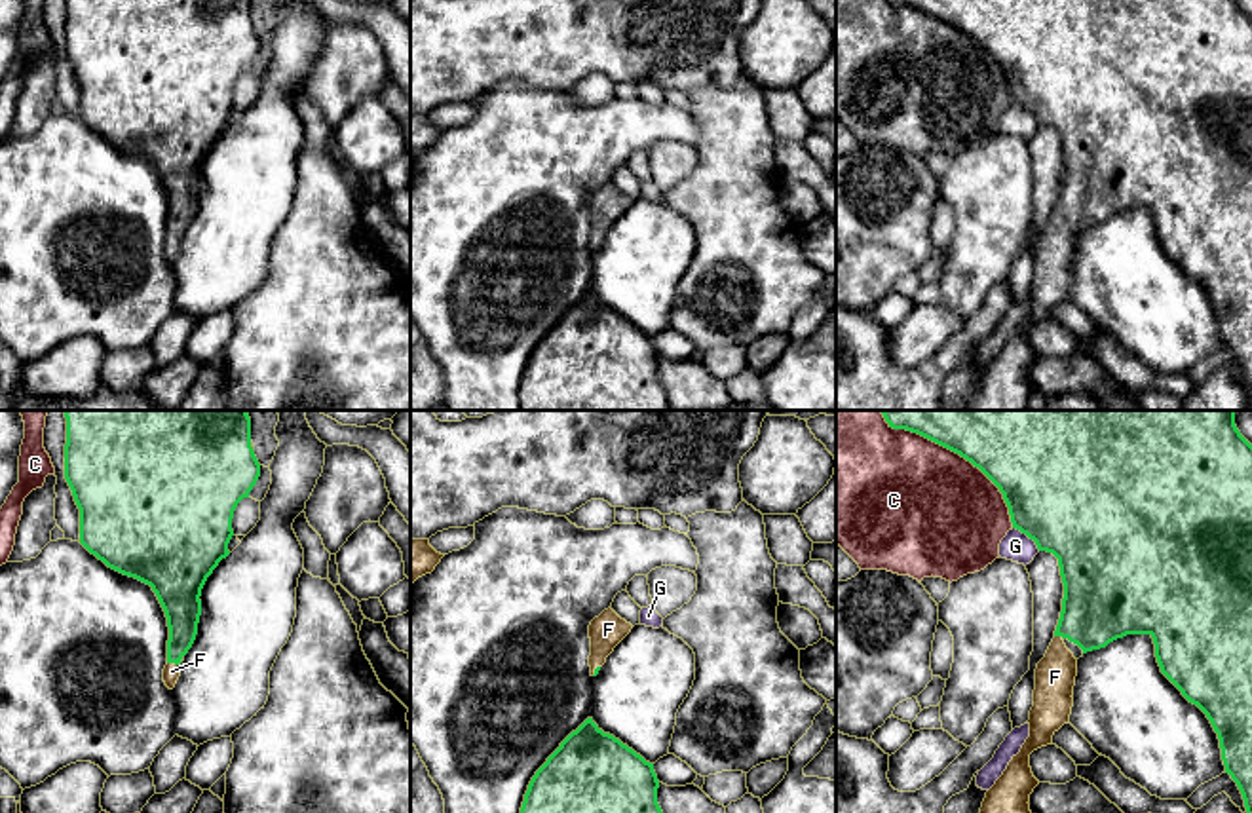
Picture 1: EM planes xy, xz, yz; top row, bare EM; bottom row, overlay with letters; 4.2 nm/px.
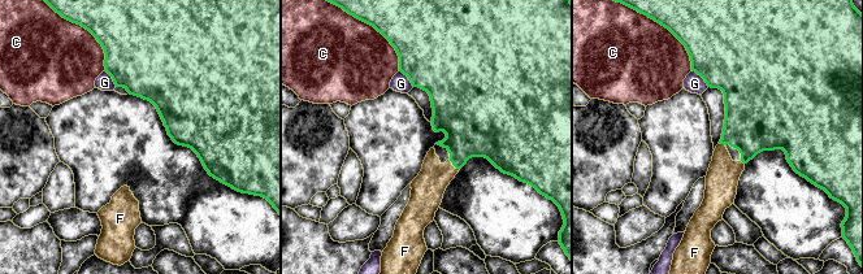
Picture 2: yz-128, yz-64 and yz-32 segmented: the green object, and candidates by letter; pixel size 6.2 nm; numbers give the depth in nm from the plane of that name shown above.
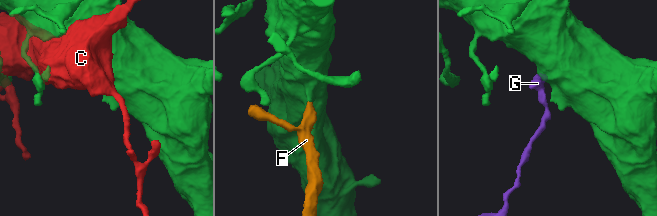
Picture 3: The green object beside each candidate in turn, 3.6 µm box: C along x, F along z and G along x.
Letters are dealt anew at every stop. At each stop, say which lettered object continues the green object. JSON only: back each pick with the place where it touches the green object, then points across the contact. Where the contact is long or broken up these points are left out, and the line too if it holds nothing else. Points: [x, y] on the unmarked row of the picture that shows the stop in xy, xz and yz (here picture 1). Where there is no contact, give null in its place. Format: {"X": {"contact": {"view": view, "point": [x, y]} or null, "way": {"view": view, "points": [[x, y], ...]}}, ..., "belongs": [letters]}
{"F": {"contact": {"view": "xy", "point": [173, 236]}}, "belongs": ["F"]}

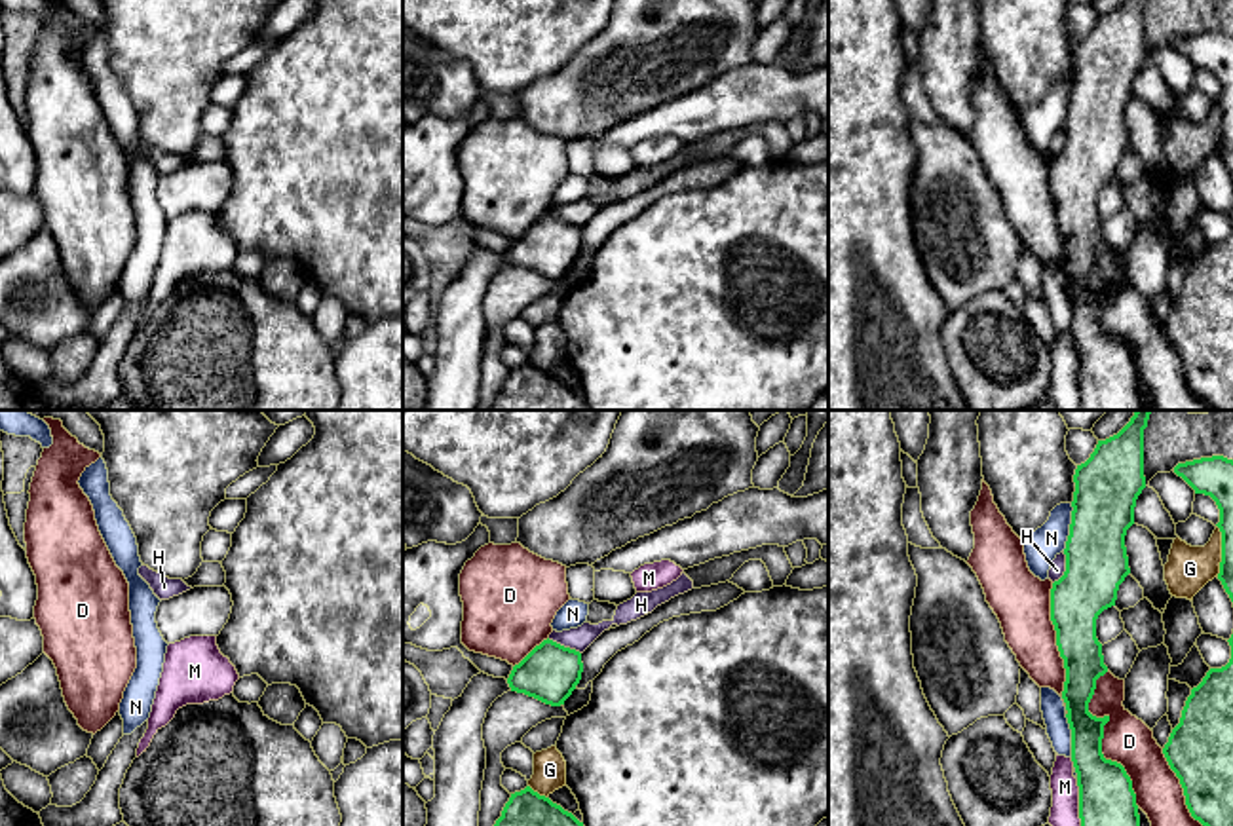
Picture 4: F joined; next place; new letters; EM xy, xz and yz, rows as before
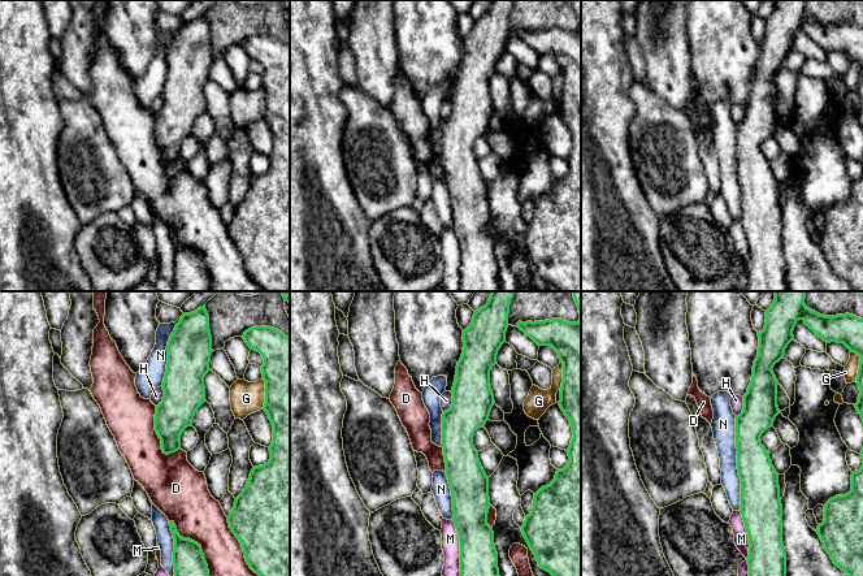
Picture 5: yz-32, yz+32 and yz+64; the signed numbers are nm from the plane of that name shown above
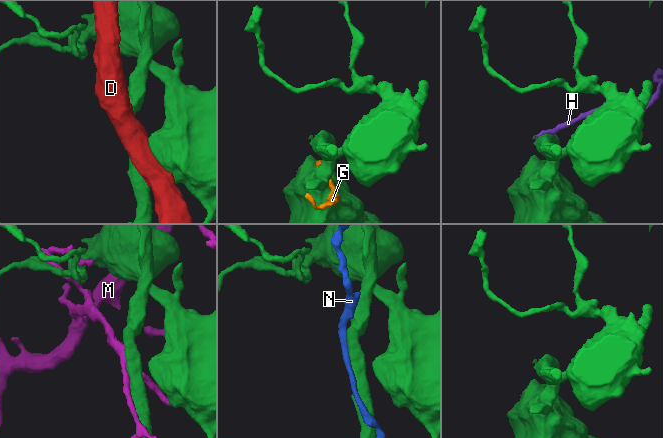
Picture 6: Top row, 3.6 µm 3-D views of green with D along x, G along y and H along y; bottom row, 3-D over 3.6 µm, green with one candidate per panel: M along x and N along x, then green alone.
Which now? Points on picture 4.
{"belongs": []}

